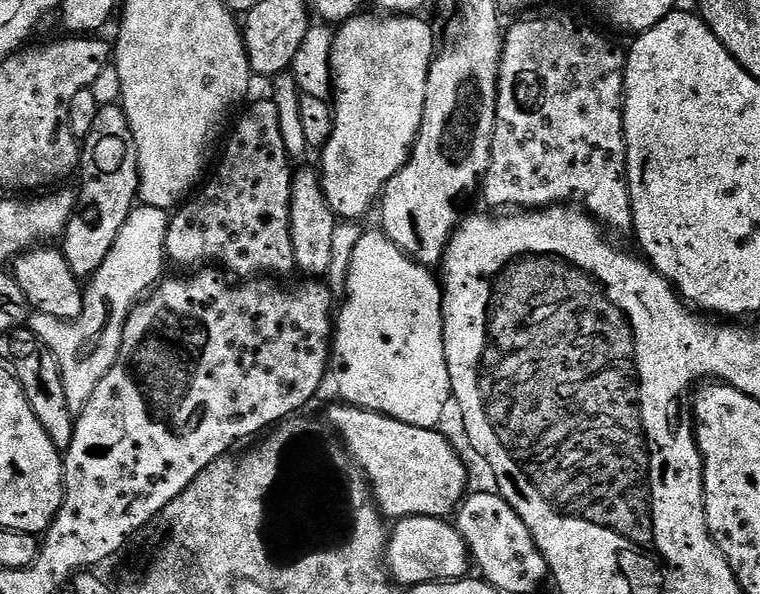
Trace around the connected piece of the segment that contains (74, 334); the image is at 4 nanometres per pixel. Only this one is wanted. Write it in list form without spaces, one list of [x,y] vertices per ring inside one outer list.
[[[146,203],[133,208],[122,230],[118,230],[118,238],[110,254],[106,254],[106,262],[102,262],[87,281],[83,289],[84,305],[76,320],[60,320],[38,311],[29,315],[27,327],[58,362],[62,386],[66,389],[66,406],[70,406],[74,414],[83,410],[90,394],[94,394],[94,386],[106,378],[119,358],[128,315],[165,275],[164,247],[169,219],[169,213],[163,208]]]

